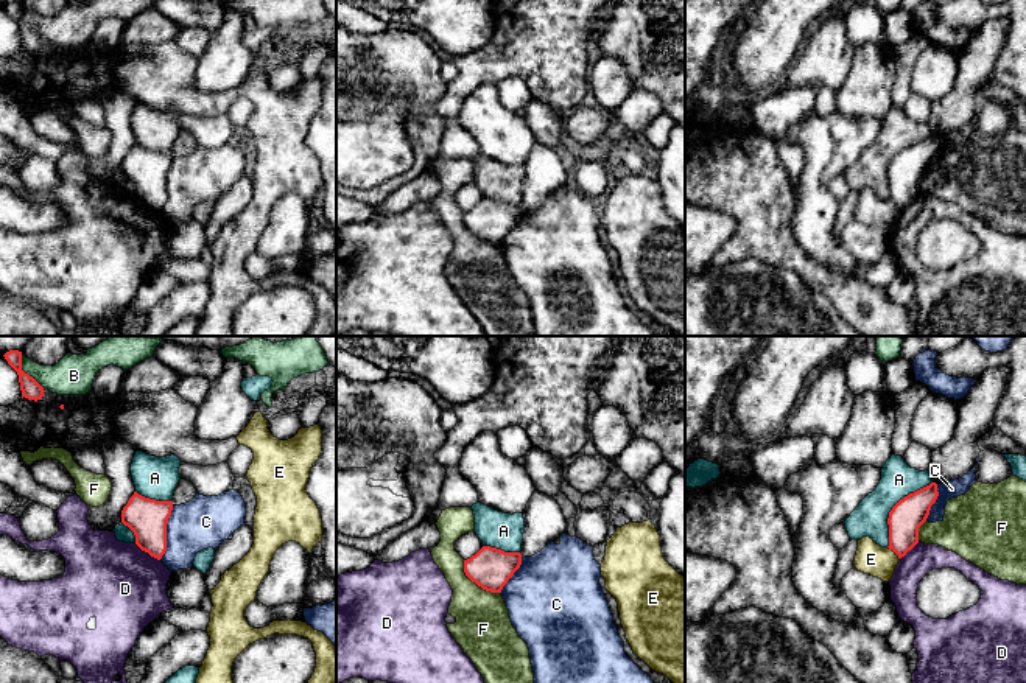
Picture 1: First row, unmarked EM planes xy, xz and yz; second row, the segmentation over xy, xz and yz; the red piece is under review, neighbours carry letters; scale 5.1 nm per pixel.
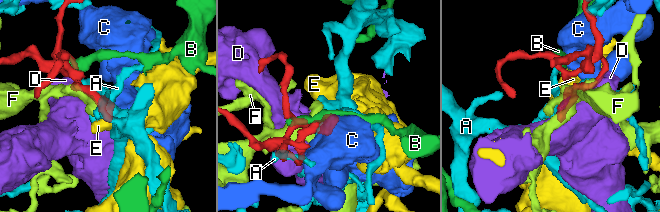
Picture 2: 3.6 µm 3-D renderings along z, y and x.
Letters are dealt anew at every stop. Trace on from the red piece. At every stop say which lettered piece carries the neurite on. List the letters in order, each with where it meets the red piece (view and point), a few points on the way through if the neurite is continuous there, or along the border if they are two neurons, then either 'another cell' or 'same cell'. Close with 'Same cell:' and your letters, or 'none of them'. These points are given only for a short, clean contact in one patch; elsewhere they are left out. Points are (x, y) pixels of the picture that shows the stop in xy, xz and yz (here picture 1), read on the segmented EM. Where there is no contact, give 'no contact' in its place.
A: contact yz (892, 507); another cell
B: contact xy (24, 372); border xy (21, 353), (21, 367), (42, 388); another cell
C: contact xy (165, 532); border xy (173, 506), (167, 523), (167, 549), (159, 559); another cell
D: contact xy (147, 551); another cell
E: contact yz (894, 551); border yz (888, 546), (899, 559); another cell
F: contact xz (477, 584); another cell
Same cell: none of them

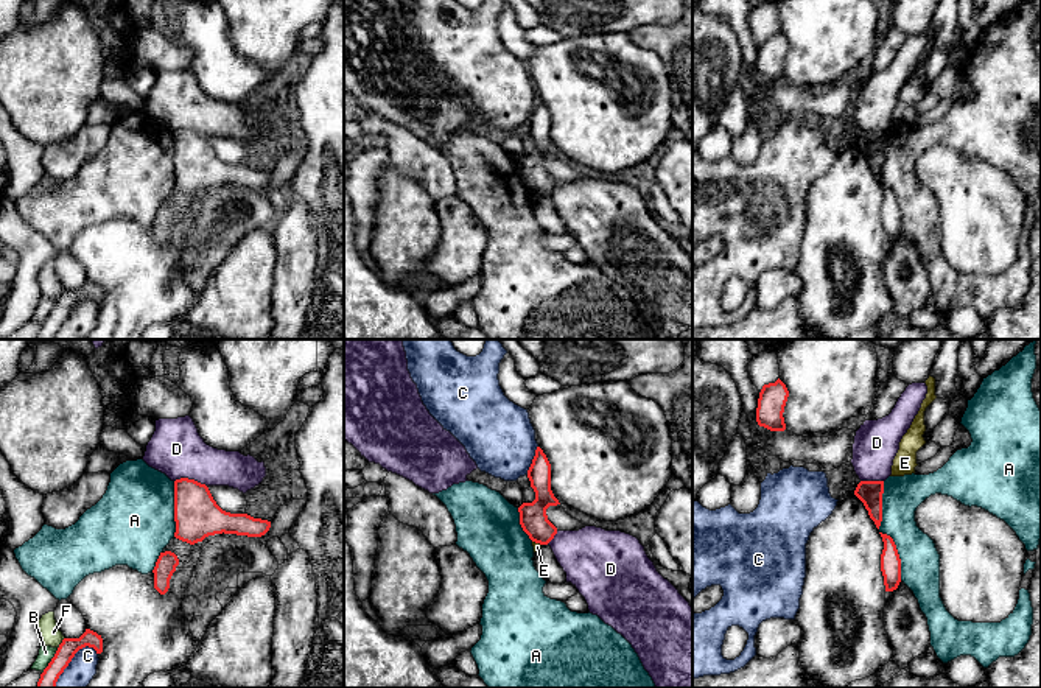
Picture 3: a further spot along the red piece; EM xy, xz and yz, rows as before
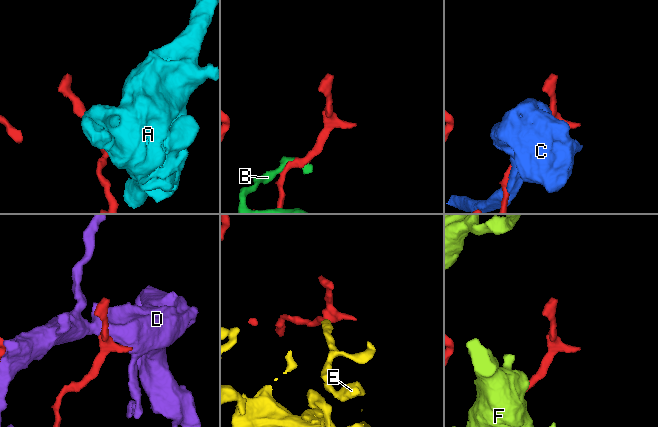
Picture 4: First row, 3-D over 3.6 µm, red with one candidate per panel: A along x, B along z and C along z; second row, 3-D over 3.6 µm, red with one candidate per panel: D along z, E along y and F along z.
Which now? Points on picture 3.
A: contact xy (175, 509); another cell
B: contact xy (52, 660); another cell
C: contact xy (70, 660); another cell
D: contact xy (190, 480); another cell
E: contact xz (537, 542); border xz (532, 540), (540, 545); another cell
F: contact xy (61, 643); another cell
Same cell: none of them

